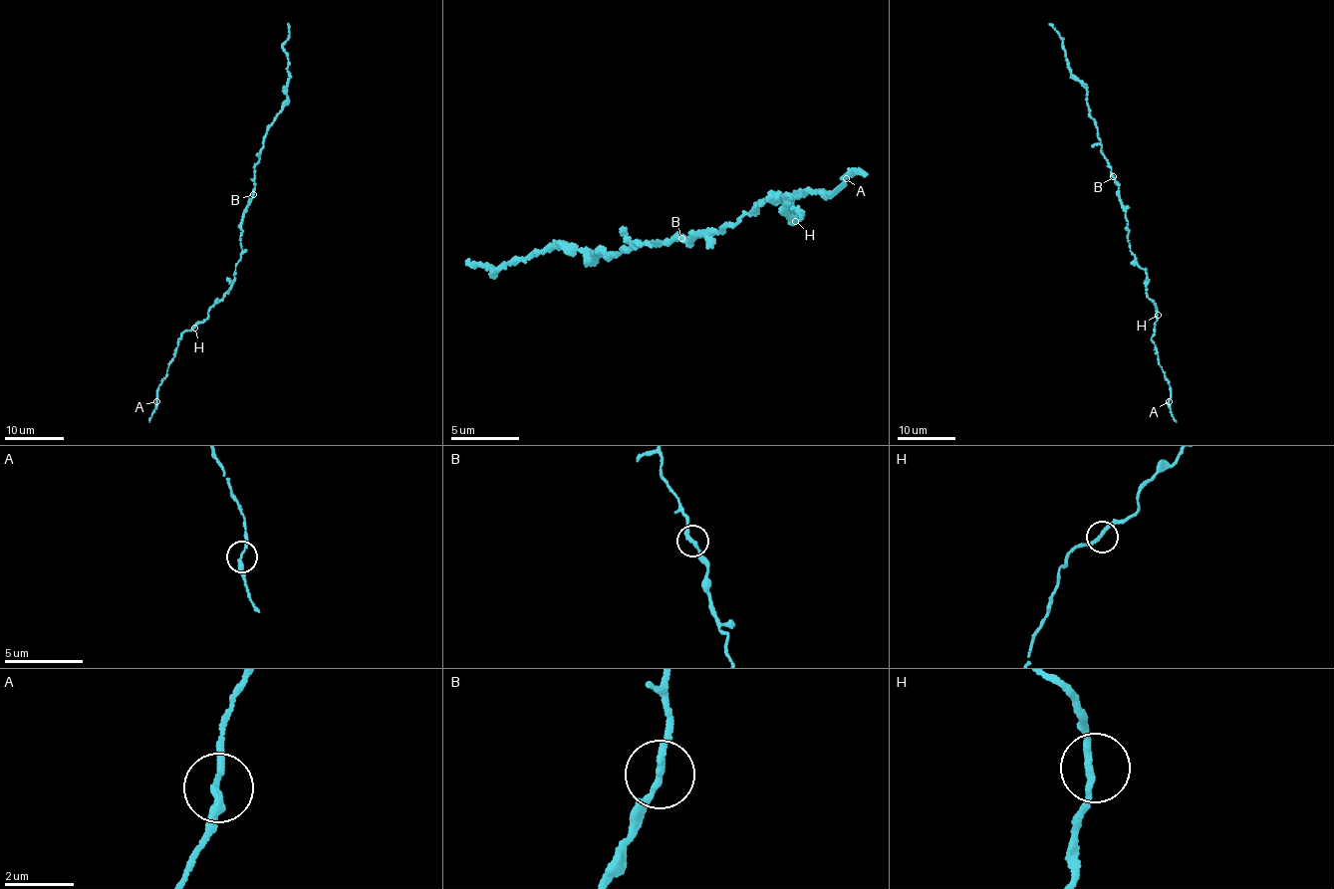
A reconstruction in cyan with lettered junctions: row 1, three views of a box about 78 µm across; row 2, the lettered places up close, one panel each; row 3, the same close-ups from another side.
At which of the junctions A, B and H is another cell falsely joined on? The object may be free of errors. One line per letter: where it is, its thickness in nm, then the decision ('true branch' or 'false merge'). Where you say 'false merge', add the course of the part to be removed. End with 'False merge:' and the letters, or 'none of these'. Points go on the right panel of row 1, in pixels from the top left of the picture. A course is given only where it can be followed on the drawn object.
A: at (1169, 401); 200 nm thick; true branch
B: at (1113, 176); 190 nm thick; true branch
H: at (1158, 315); 180 nm thick; true branch
False merge: none of these

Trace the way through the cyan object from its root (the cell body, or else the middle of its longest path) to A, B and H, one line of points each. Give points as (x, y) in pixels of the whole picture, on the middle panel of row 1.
A: (724, 228), (770, 197), (793, 204), (798, 219), (783, 212), (786, 193), (809, 188), (829, 196), (846, 178)
B: (724, 228), (718, 234), (713, 231), (707, 236), (698, 235), (689, 244), (682, 238)
H: (724, 228), (750, 215), (770, 197), (793, 204), (794, 215), (790, 207), (800, 214), (795, 221)

